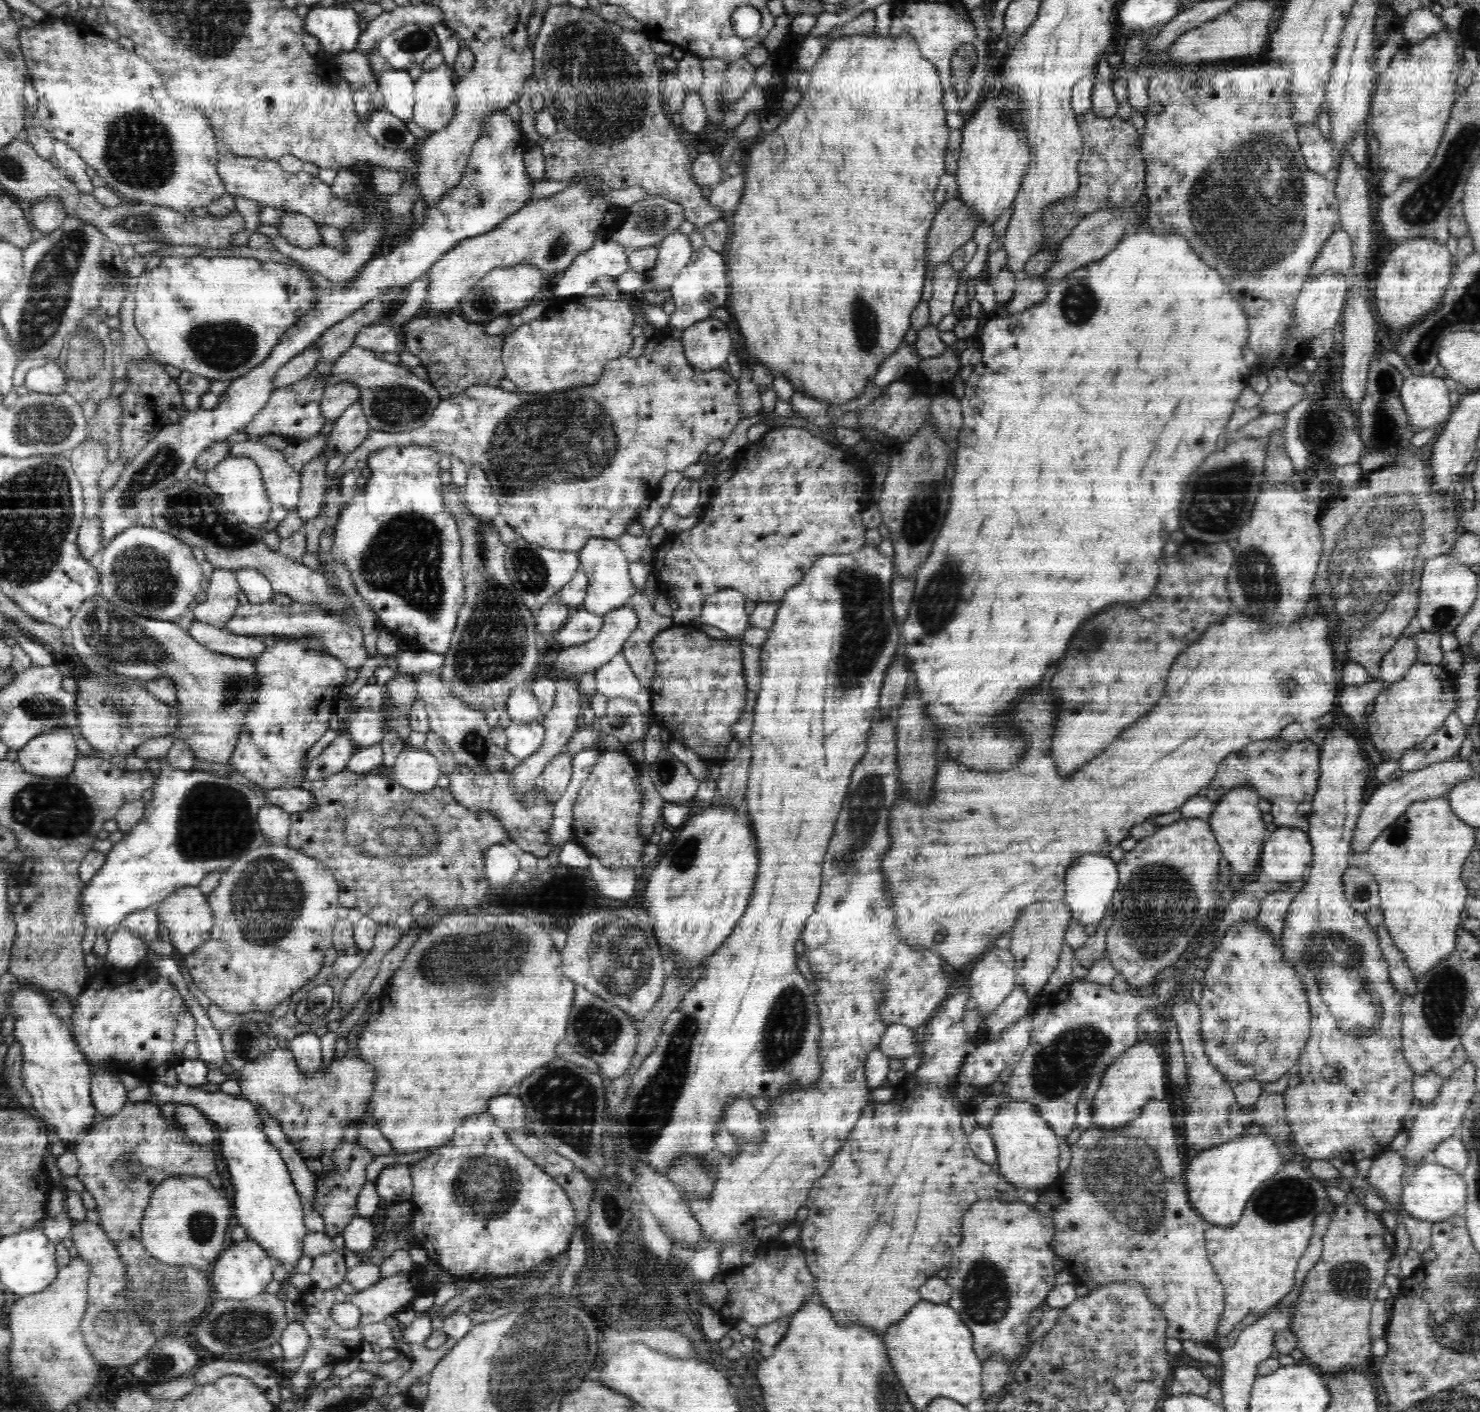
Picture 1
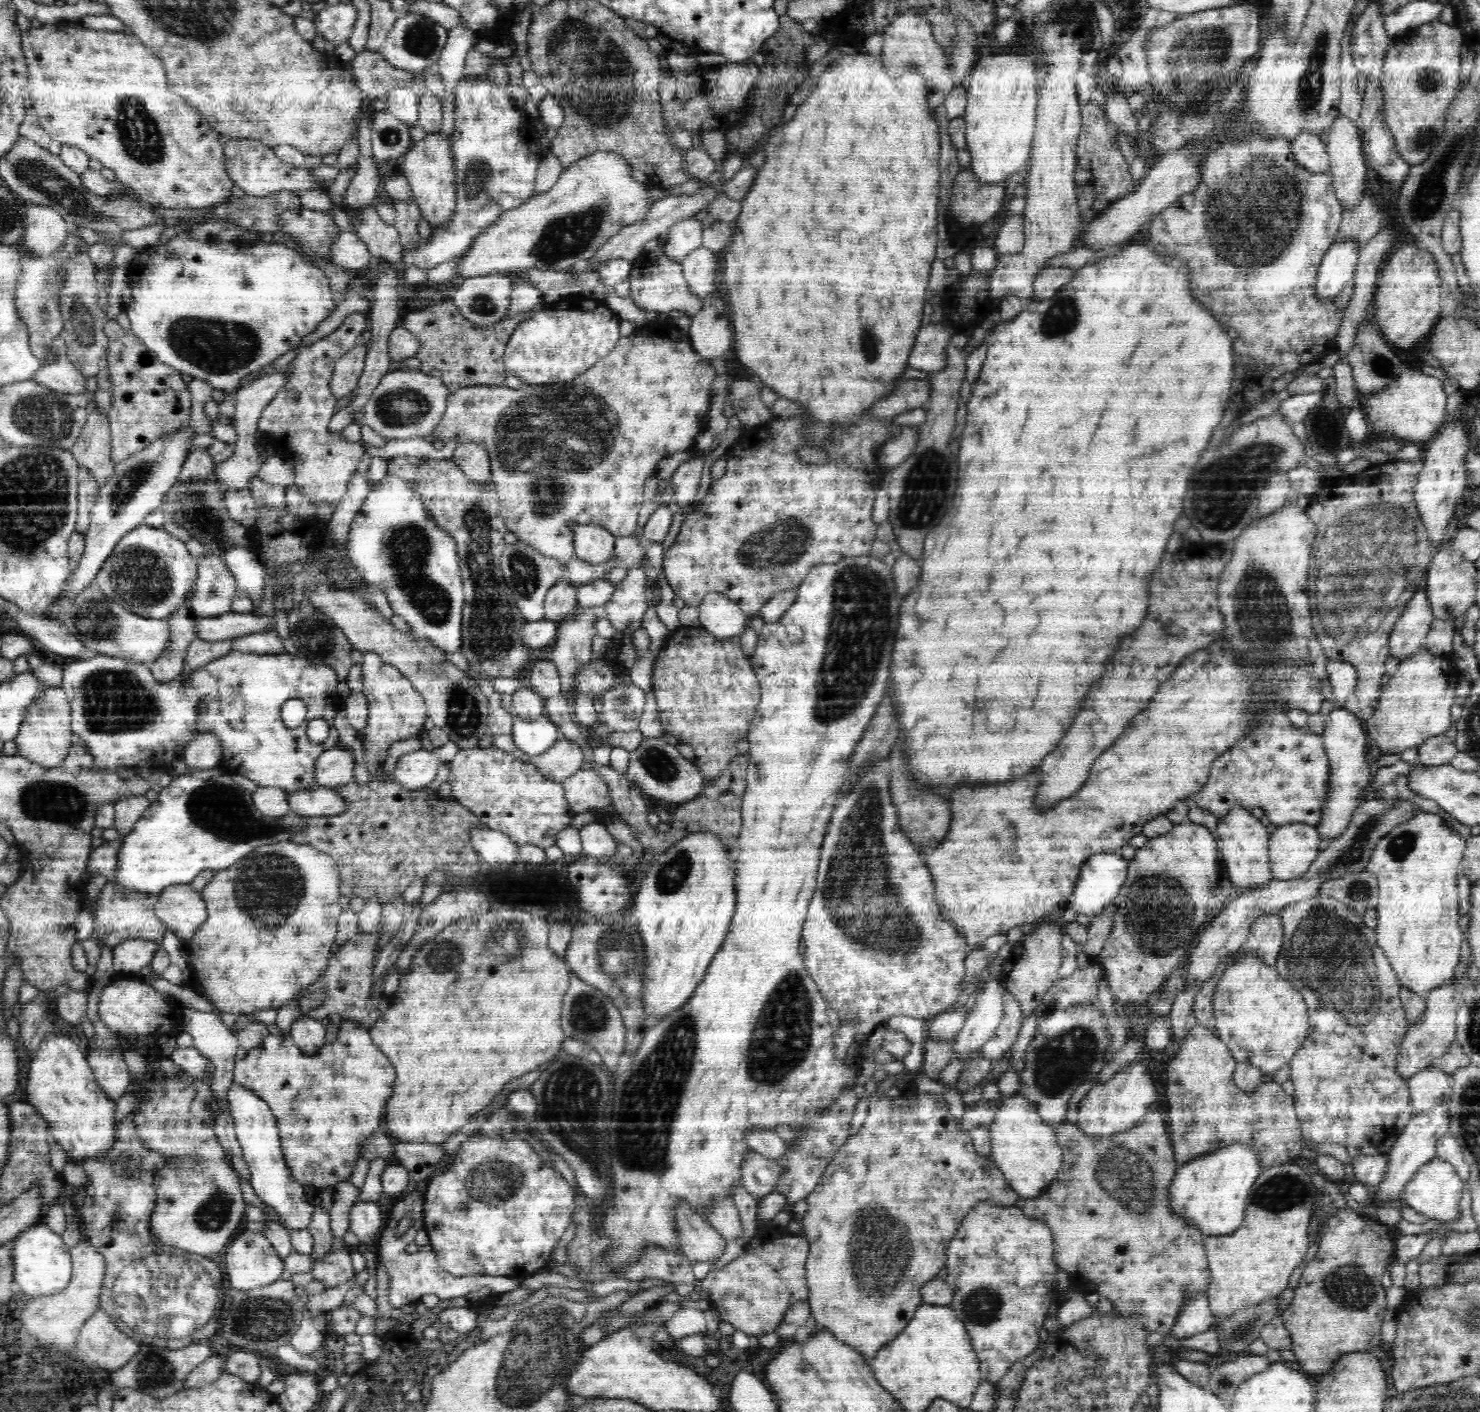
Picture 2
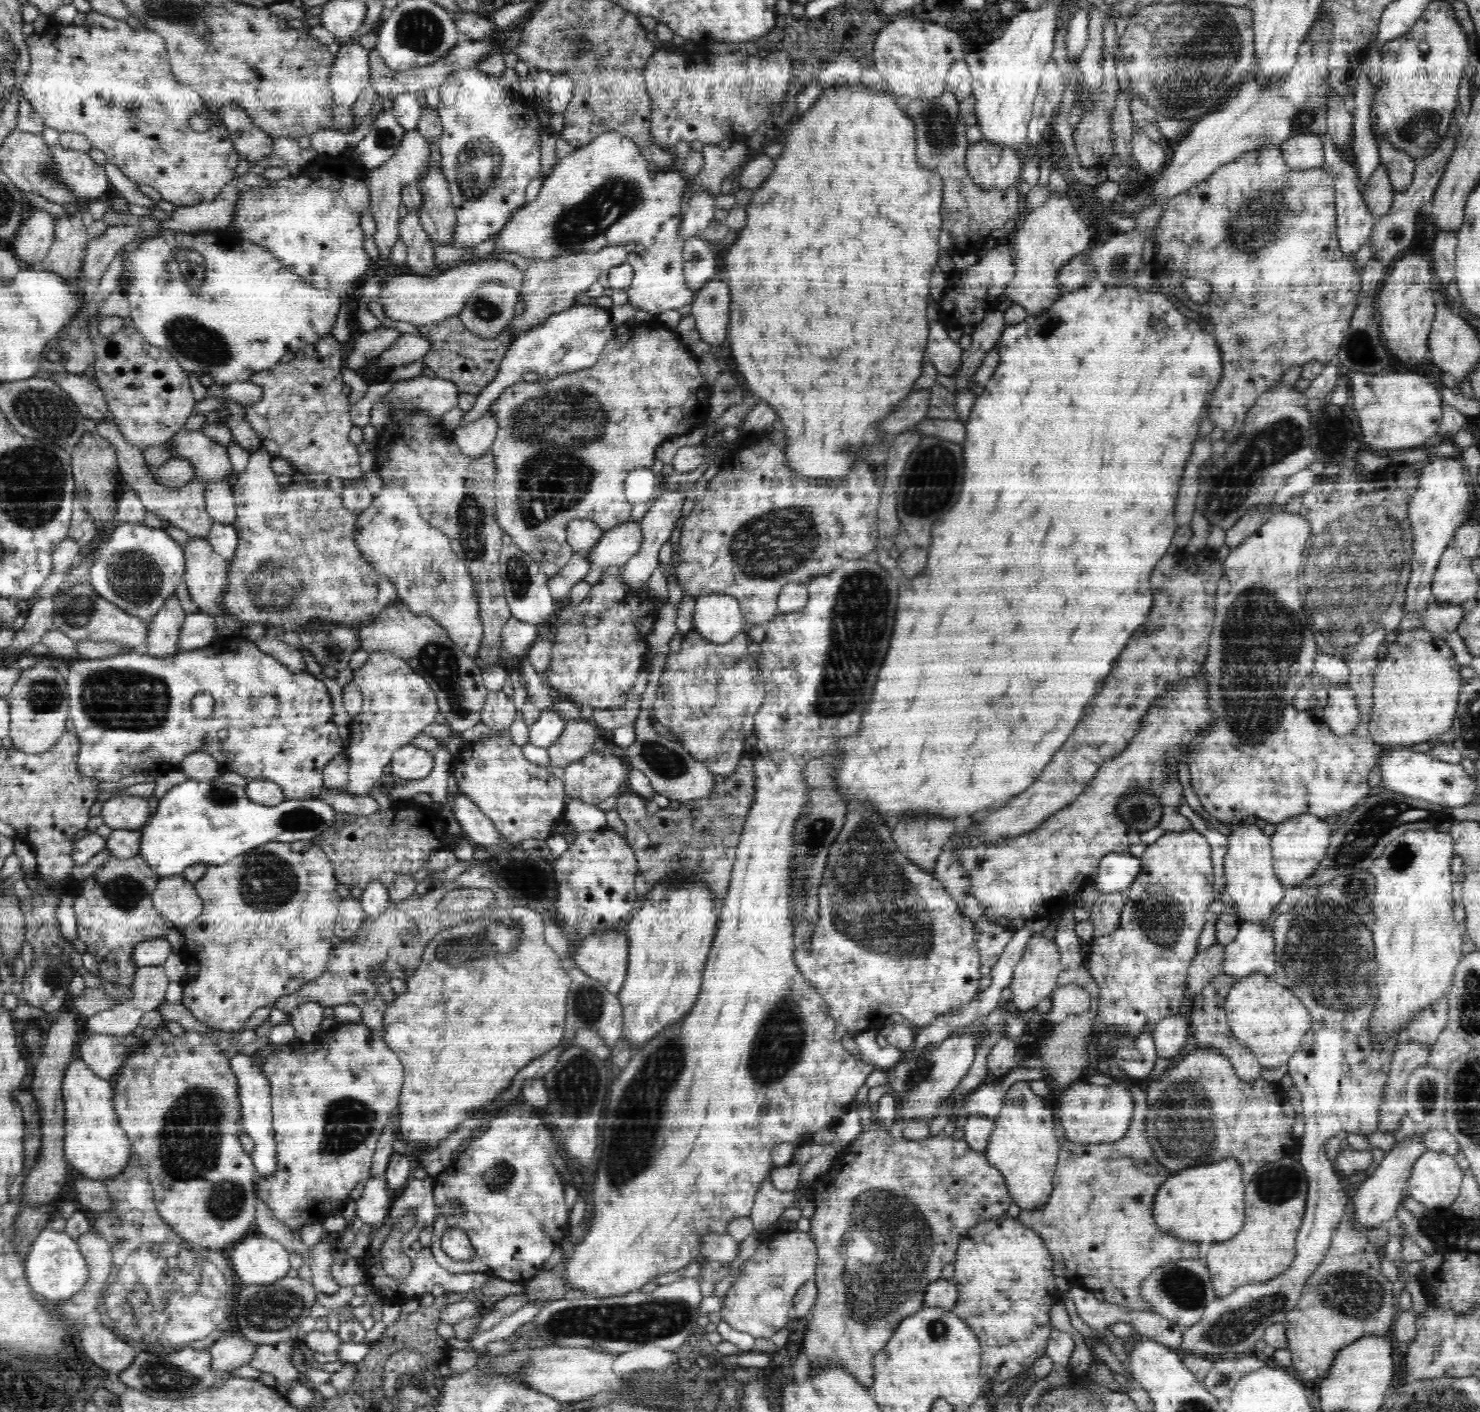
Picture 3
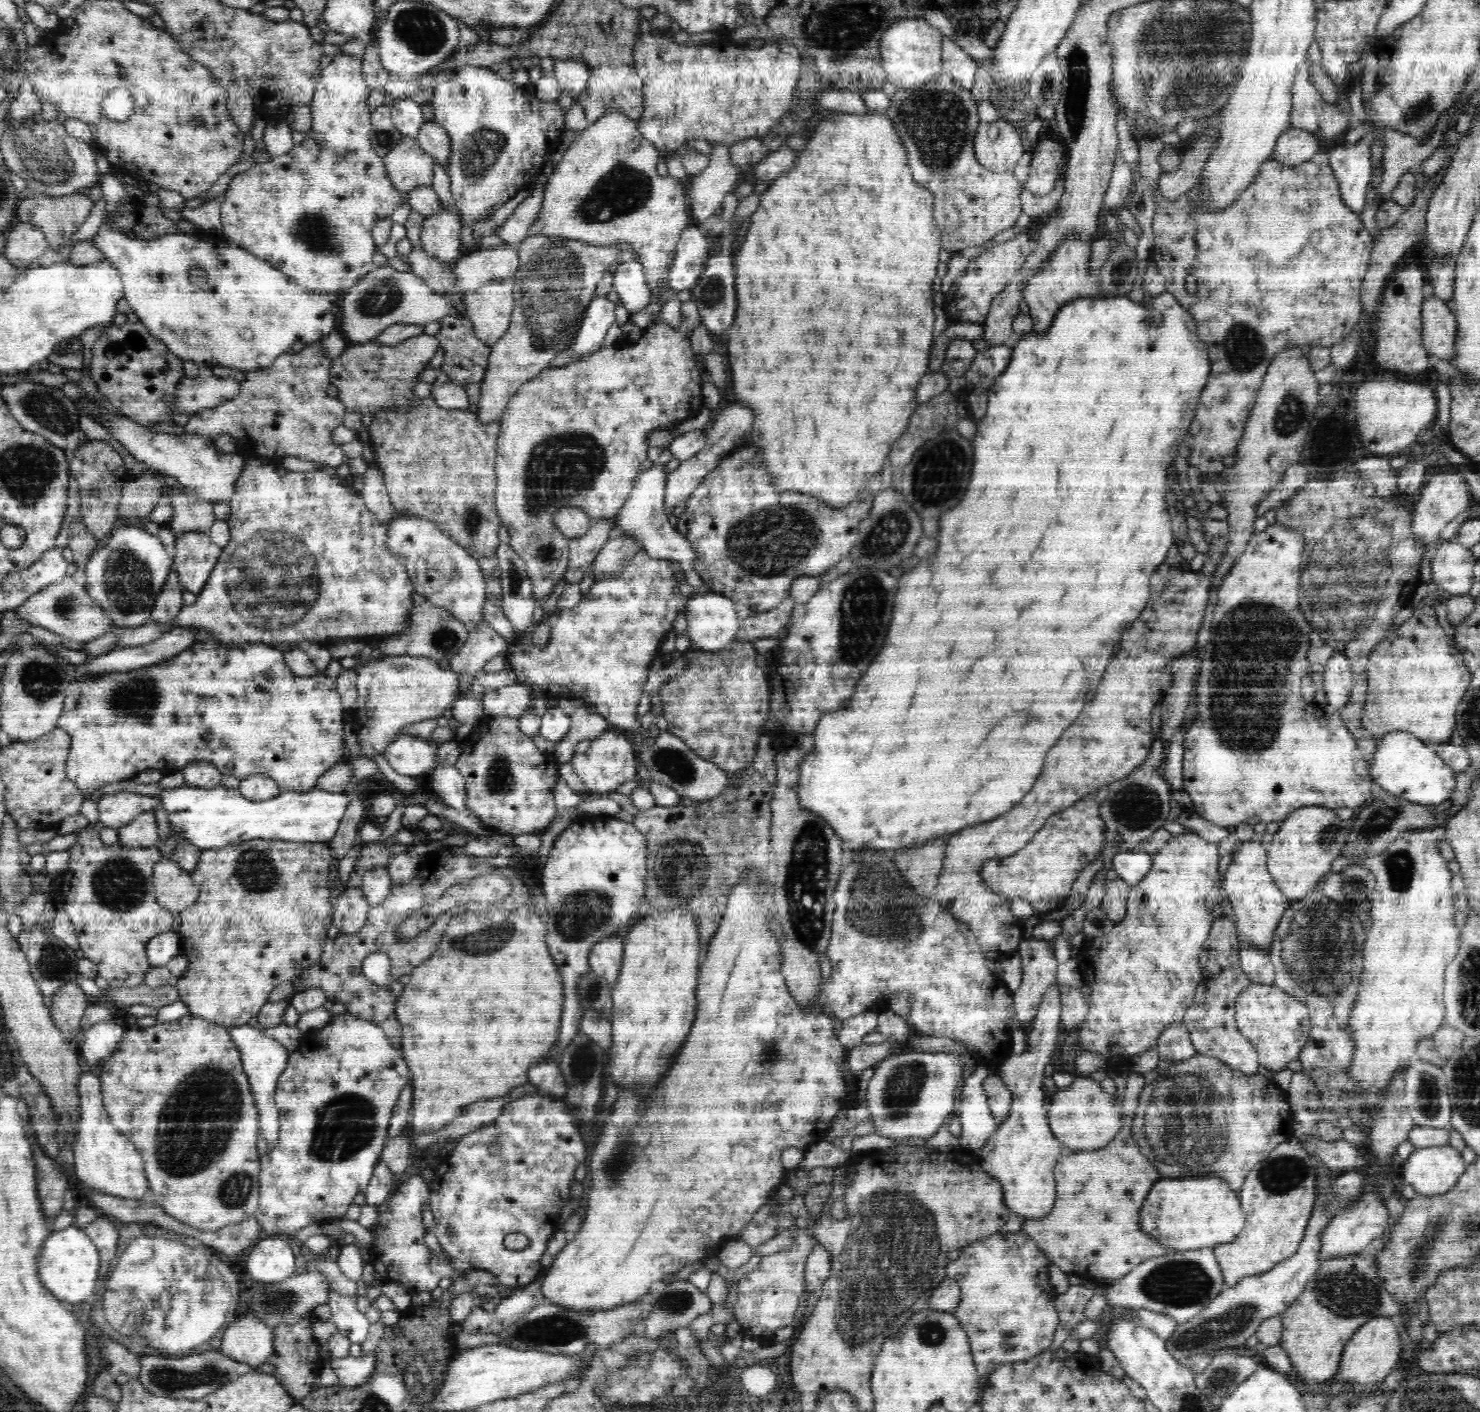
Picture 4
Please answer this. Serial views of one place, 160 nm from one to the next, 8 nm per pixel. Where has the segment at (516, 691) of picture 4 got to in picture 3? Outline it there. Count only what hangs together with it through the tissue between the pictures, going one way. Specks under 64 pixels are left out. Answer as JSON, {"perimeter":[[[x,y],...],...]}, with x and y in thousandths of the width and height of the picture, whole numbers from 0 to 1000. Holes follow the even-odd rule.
{"perimeter":[[[330,489],[327,499],[325,504],[326,513],[334,517],[345,515],[349,509],[346,494],[343,494],[340,489]]]}

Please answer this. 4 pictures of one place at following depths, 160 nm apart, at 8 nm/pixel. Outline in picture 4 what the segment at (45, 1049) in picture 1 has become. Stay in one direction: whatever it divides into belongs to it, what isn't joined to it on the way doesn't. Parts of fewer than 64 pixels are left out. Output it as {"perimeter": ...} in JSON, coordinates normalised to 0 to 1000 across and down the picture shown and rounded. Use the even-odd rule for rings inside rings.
{"perimeter":[[[54,761],[54,792],[50,809],[50,830],[54,836],[58,837],[64,843],[68,843],[82,849],[95,850],[103,848],[101,839],[97,828],[97,819],[91,810],[78,798],[76,797],[68,776],[68,766],[65,761]]]}

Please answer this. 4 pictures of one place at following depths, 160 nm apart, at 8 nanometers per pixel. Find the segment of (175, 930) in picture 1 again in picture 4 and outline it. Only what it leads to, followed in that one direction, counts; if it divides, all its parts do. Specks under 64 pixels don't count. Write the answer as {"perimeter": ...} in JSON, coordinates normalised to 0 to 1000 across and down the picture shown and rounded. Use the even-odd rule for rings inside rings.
{"perimeter":[[[109,606],[103,615],[105,635],[108,641],[116,647],[123,647],[135,633],[129,619],[122,615],[117,608]]]}

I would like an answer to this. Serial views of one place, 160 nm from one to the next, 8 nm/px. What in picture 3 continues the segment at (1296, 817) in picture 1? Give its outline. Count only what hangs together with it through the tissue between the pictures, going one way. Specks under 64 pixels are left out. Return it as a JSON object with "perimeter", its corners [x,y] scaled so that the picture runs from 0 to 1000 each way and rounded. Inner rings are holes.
{"perimeter":[[[868,361],[862,363],[857,366],[855,371],[851,372],[846,380],[843,380],[842,382],[831,390],[828,397],[826,398],[826,407],[824,409],[821,421],[821,441],[820,447],[817,452],[816,466],[813,472],[816,476],[818,482],[818,501],[822,507],[822,514],[815,520],[812,524],[804,527],[805,530],[801,535],[802,541],[804,541],[805,557],[807,558],[807,562],[809,564],[814,574],[823,581],[830,583],[838,583],[843,578],[848,577],[849,579],[855,581],[858,584],[864,584],[866,582],[873,579],[873,578],[886,576],[886,578],[896,579],[897,578],[904,577],[907,574],[914,574],[918,568],[920,568],[926,557],[924,556],[924,548],[930,541],[935,528],[930,527],[927,523],[925,523],[922,518],[911,520],[911,521],[903,521],[902,518],[897,513],[886,511],[886,516],[884,516],[885,507],[877,506],[874,503],[874,490],[881,486],[881,482],[883,478],[889,476],[888,467],[891,464],[889,452],[885,446],[882,435],[880,432],[880,427],[878,426],[878,421],[878,406],[880,401],[880,393],[882,390],[884,381],[886,377],[886,371],[878,363],[872,363]]]}

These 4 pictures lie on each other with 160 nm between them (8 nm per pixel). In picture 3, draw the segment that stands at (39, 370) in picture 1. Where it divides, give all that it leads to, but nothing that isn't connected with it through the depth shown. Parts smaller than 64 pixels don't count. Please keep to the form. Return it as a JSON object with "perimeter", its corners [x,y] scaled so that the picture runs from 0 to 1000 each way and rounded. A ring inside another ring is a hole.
{"perimeter":[[[43,263],[36,263],[34,269],[49,282],[58,296],[63,297],[64,299],[76,298],[78,300],[73,290],[70,277],[64,268]]]}

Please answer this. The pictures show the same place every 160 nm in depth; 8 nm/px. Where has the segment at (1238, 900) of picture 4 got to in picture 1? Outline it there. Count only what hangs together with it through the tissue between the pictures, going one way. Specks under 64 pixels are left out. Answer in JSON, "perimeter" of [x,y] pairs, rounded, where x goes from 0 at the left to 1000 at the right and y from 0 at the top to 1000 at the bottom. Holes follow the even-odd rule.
{"perimeter":[[[836,557],[832,560],[830,560],[824,568],[821,569],[818,579],[816,580],[819,589],[822,593],[826,607],[830,611],[830,615],[834,615],[836,619],[845,619],[847,618],[853,606],[853,598],[855,583],[853,580],[853,574],[850,572],[850,568],[853,564],[849,562],[848,558],[844,557]]]}

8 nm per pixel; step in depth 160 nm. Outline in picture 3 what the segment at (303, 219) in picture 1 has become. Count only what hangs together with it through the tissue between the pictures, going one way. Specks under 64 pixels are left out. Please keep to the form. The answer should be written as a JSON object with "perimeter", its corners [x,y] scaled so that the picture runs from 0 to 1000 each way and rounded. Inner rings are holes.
{"perimeter":[[[166,123],[158,126],[145,142],[138,142],[128,147],[119,147],[116,154],[109,157],[108,166],[111,164],[131,164],[141,163],[154,163],[156,160],[157,146],[160,139],[169,132],[176,133],[184,130],[177,124]],[[77,159],[66,169],[61,169],[59,181],[55,185],[55,195],[62,203],[70,195],[73,188],[85,173],[89,173],[95,167],[95,161]]]}

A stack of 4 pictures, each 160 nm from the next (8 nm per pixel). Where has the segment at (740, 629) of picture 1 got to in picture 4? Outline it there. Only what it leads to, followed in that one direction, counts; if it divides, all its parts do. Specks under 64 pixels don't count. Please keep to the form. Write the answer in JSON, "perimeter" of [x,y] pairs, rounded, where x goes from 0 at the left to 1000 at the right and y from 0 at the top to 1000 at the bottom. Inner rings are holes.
{"perimeter":[[[480,419],[465,425],[464,440],[467,456],[478,462],[493,458],[501,443],[495,425]]]}

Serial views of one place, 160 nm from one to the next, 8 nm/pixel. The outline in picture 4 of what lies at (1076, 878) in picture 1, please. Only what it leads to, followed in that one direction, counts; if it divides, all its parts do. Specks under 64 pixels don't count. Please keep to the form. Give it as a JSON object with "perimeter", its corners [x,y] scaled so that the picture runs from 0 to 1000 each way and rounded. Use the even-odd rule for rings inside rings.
{"perimeter":[[[765,602],[753,605],[751,608],[751,615],[756,622],[765,627],[770,625],[778,615],[779,605],[772,602]]]}

